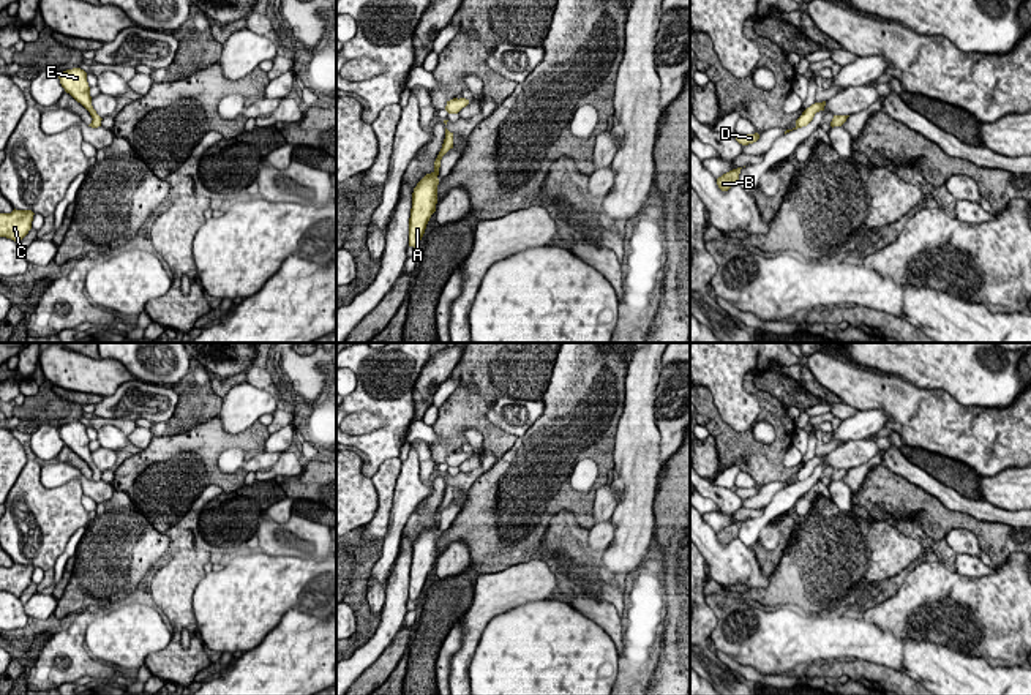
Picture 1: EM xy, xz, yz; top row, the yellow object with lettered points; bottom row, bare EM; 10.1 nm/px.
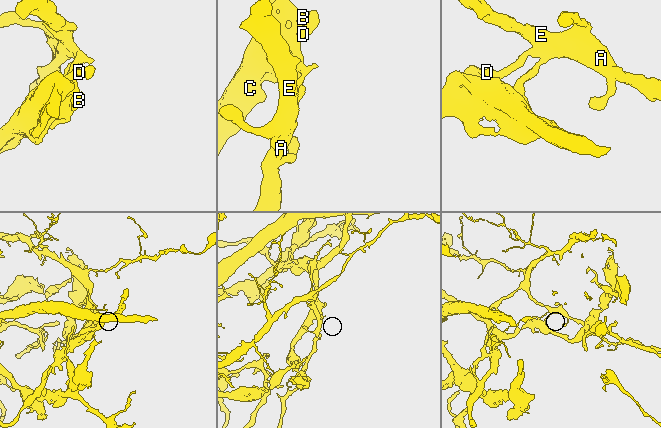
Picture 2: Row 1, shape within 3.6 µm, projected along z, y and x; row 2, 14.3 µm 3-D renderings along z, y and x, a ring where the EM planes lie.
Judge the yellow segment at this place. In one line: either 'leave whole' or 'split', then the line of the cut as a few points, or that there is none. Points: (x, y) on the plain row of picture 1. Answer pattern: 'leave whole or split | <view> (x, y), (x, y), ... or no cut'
split | yz (836, 469), (840, 479)

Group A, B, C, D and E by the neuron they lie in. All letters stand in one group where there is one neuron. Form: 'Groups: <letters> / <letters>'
Groups: A B D E / C

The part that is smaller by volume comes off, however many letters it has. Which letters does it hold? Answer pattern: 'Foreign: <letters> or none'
Foreign: C

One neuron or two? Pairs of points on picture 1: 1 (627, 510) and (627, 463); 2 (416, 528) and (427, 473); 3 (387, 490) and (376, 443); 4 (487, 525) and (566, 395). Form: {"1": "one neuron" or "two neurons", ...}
{"1": "one neuron", "2": "two neurons", "3": "two neurons", "4": "one neuron"}

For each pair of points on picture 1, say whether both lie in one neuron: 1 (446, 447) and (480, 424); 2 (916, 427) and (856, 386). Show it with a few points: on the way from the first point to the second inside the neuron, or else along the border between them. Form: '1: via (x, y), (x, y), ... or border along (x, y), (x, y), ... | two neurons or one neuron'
1: via (453, 438), (466, 424), (471, 424) | one neuron
2: via (902, 414), (880, 392), (870, 390) | one neuron

